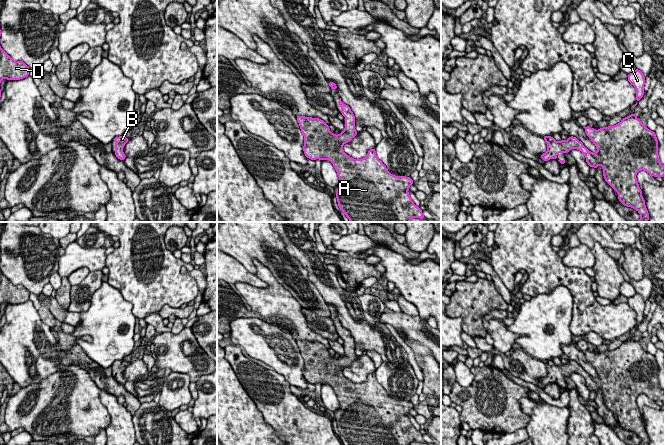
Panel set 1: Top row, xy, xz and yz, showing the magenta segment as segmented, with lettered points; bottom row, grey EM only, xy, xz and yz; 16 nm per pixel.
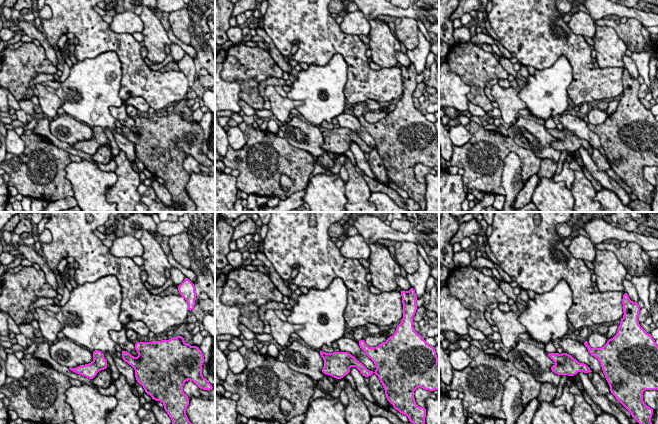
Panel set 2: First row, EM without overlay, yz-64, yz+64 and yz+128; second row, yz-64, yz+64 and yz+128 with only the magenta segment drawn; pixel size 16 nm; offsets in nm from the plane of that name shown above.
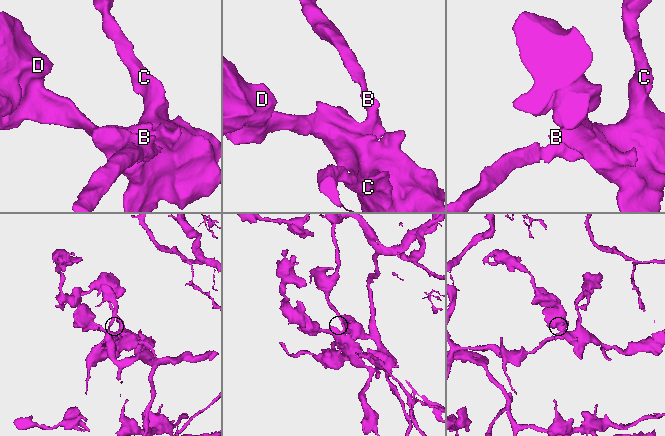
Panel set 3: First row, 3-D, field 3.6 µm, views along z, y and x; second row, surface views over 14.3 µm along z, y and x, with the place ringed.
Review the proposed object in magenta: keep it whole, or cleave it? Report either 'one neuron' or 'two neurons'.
one neuron

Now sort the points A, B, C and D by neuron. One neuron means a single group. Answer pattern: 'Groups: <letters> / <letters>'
Groups: A B C D

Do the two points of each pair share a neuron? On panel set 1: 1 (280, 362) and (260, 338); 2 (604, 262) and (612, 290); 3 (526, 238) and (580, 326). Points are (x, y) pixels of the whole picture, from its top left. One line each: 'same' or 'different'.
1: same
2: same
3: same

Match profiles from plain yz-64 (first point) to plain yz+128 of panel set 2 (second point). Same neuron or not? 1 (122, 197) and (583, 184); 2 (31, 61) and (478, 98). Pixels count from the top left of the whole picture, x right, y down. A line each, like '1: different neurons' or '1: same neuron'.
1: same neuron
2: same neuron

